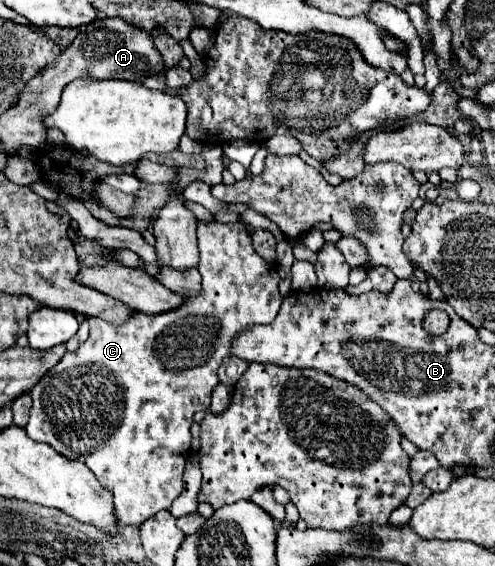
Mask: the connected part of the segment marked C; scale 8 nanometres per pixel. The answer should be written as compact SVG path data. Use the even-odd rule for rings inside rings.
M199 222L197 224L197 238L199 238L199 252L201 252L201 262L197 266L197 270L203 276L203 290L197 298L189 300L189 306L183 306L181 310L175 310L175 314L157 314L157 316L147 316L147 314L133 314L133 318L125 324L113 324L109 326L107 322L101 322L99 318L89 318L91 320L91 330L89 330L89 338L75 350L75 352L67 352L61 362L57 366L53 366L37 384L35 388L29 392L33 398L33 406L31 406L31 414L29 414L29 422L27 422L27 434L37 440L37 442L47 442L55 452L63 454L65 458L71 460L79 460L83 462L101 482L101 486L105 486L107 490L113 492L115 496L115 510L119 516L121 524L129 524L129 526L141 526L145 520L149 520L151 516L155 516L159 510L169 510L173 500L183 492L183 470L185 470L185 460L191 448L191 424L193 424L193 414L197 410L207 410L211 404L211 392L213 388L219 384L217 378L217 368L221 364L223 358L229 356L229 342L233 340L235 334L239 334L243 328L247 328L249 324L265 324L265 318L275 318L281 306L281 294L279 294L279 274L275 270L273 264L263 262L263 258L253 250L251 244L251 236L245 228L245 224L235 222L235 224L219 224L219 222ZM83 368L85 372L89 372L93 378L93 372L99 372L99 376L95 374L95 378L109 378L111 380L85 380L83 378Z

